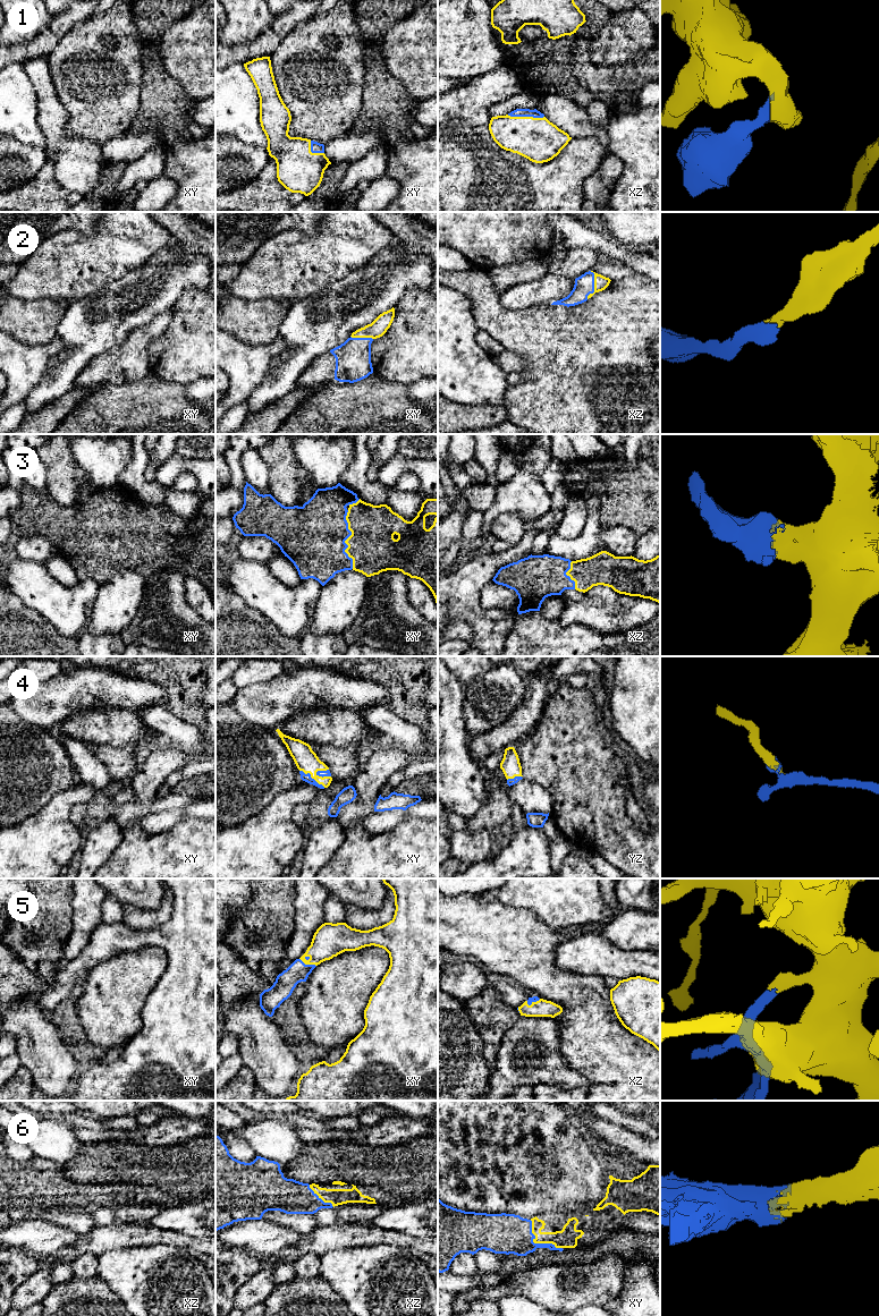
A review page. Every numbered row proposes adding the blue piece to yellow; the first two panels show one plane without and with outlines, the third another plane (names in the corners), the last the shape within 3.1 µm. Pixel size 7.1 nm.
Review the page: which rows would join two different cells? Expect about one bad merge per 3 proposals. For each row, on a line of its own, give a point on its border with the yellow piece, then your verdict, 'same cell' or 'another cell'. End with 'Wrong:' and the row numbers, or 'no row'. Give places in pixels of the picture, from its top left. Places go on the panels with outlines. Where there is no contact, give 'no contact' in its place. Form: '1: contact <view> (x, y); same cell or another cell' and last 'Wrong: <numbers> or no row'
1: contact xz (525, 117); same cell
2: contact xz (594, 286); same cell
3: contact xy (346, 540); same cell
4: contact xy (323, 777); same cell
5: contact xy (307, 964); same cell
6: contact xy (537, 1242); same cell
Wrong: no row

